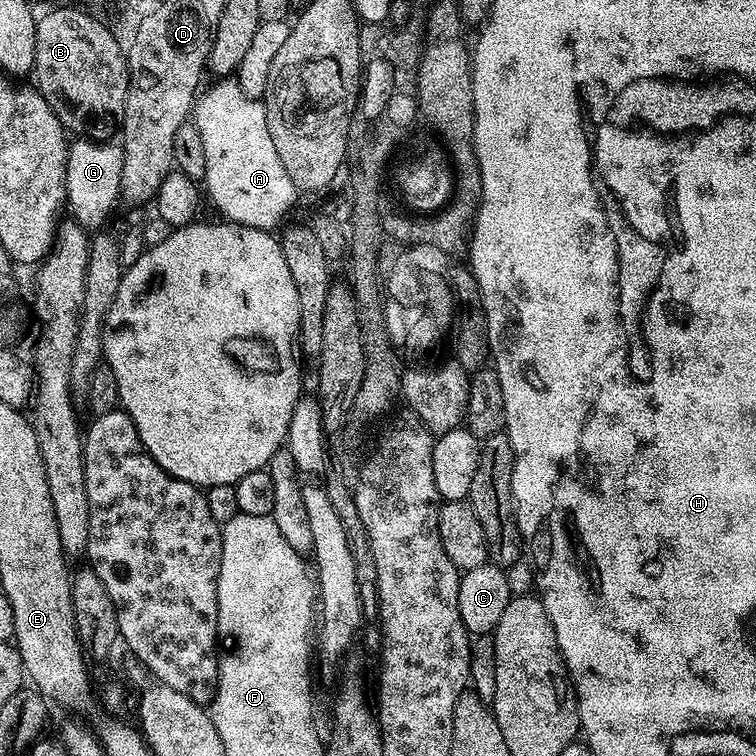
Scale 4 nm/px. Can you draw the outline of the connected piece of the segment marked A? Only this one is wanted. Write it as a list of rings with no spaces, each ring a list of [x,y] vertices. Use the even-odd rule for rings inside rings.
[[[226,78],[216,84],[194,105],[196,132],[204,151],[202,184],[207,199],[208,196],[212,199],[225,221],[251,228],[275,229],[275,224],[291,210],[296,200],[296,183],[286,174],[286,166],[282,166],[282,158],[278,158],[278,150],[274,150],[263,103],[242,94],[235,79]]]

